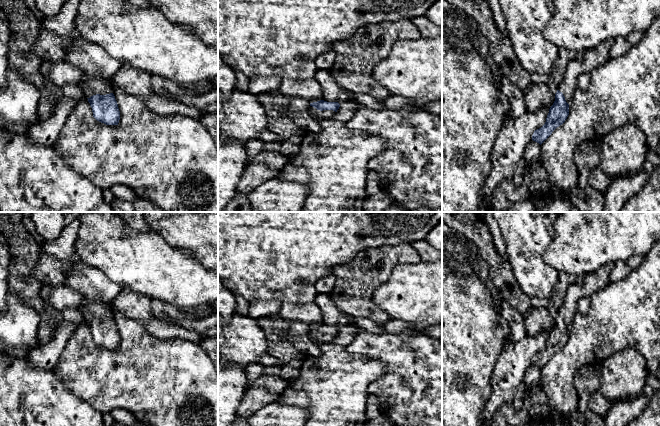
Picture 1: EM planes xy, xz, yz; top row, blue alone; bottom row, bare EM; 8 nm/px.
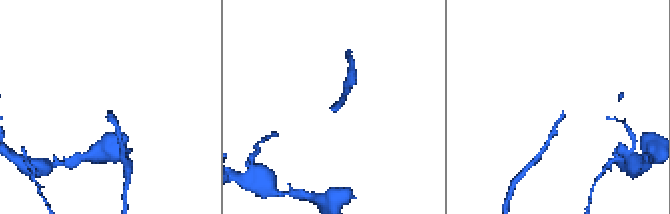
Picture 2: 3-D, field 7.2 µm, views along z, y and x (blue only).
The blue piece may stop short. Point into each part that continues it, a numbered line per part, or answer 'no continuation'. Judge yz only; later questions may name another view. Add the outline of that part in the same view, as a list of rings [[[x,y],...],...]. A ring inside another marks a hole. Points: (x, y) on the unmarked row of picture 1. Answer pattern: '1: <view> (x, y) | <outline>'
1: yz (587, 284) | [[[609,262],[594,273],[577,276],[576,282],[568,287],[564,302],[558,309],[558,314],[563,317],[568,328],[577,312],[578,302],[605,288],[611,282],[613,268],[614,263]]]

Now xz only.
1: xz (325, 338) | [[[309,330],[307,335],[310,337],[310,339],[313,339],[313,340],[315,340],[317,342],[321,342],[321,343],[329,343],[336,338],[336,336],[333,334],[320,335],[312,330]]]

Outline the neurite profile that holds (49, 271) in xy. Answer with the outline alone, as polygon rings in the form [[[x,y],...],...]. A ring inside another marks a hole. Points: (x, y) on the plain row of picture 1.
[[[41,251],[38,262],[34,267],[33,275],[42,287],[58,286],[66,284],[70,268],[74,264],[82,264],[78,255],[74,252],[68,263],[49,256]]]

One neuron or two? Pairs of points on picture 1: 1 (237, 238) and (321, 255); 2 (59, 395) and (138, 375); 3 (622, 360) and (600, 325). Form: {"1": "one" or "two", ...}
{"1": "one", "2": "two", "3": "two"}

